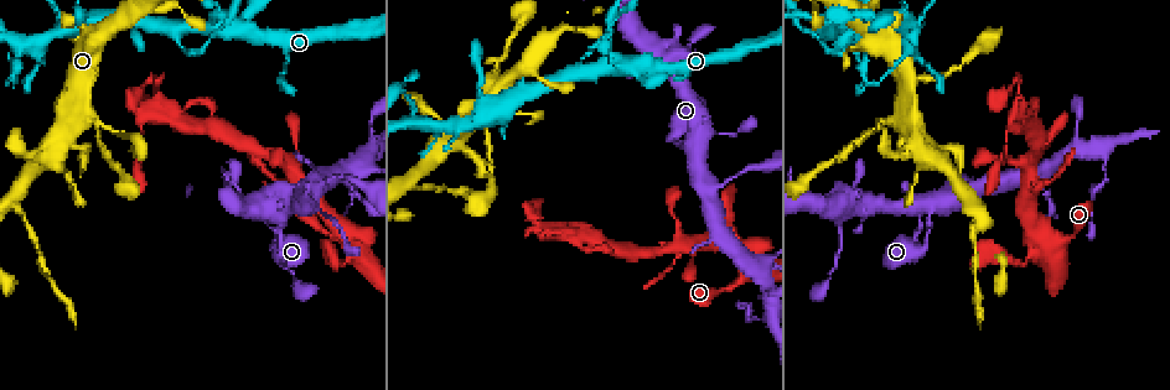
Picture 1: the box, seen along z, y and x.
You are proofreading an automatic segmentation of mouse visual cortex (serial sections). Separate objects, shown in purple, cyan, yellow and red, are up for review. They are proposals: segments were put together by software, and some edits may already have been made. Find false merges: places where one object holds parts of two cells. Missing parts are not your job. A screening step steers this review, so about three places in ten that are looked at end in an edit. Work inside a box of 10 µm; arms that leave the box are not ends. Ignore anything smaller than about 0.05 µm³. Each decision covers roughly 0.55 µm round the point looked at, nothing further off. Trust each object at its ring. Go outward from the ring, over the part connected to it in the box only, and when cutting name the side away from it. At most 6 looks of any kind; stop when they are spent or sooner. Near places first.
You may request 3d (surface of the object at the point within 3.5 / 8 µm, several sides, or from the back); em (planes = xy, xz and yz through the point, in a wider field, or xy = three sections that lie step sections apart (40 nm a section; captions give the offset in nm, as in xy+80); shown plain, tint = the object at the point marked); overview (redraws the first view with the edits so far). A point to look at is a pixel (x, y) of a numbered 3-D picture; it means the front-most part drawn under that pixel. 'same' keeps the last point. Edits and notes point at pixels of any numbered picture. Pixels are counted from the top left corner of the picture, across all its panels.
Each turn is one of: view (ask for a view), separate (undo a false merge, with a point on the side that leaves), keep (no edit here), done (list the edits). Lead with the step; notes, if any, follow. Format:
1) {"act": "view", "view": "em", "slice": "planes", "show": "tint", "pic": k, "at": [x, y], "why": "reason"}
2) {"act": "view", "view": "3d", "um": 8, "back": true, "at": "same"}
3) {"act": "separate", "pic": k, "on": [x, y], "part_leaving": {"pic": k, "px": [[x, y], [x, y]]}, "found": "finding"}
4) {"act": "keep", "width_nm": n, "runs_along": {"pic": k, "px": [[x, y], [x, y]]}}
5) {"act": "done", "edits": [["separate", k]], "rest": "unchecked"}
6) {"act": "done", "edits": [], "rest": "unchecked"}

{"act": "view", "view": "3d", "um": 3.5, "pic": 1, "at": [20, 44], "why": "arms part here"}

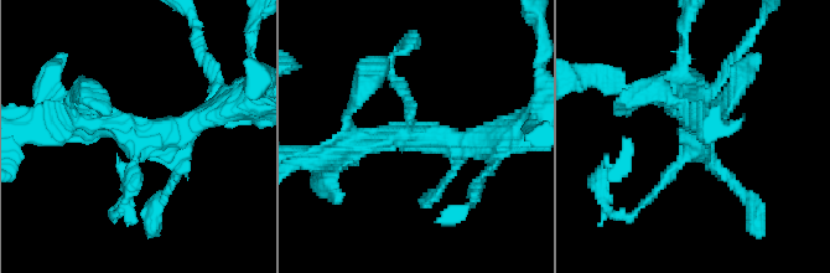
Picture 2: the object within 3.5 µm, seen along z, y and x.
{"act": "view", "view": "em", "slice": "xy", "step": 5, "show": "tint", "pic": 2, "at": [411, 139], "why": "now the EM"}

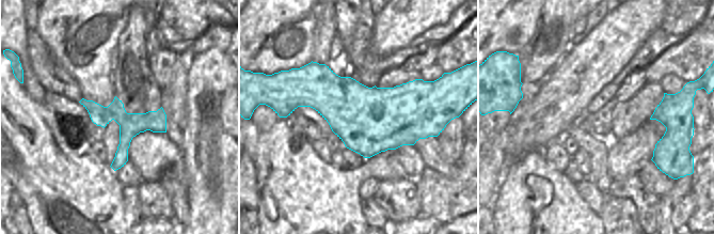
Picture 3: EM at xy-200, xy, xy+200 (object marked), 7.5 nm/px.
{"act": "view", "view": "em", "slice": "xy", "step": 1, "show": "tint", "at": "same", "why": "cut it another way"}

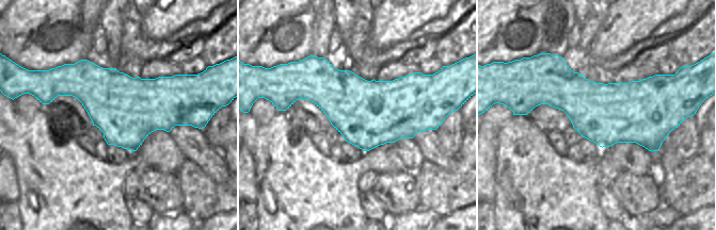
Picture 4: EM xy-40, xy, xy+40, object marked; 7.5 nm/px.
{"act": "keep", "runs_along": {"pic": 2, "px": [[491, 139], [375, 139], [357, 165]]}, "found": "continuous, no second cell"}

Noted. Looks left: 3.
{"act": "view", "view": "3d", "um": 3.5, "pic": 1, "at": [536, 224], "why": "abrupt turn"}

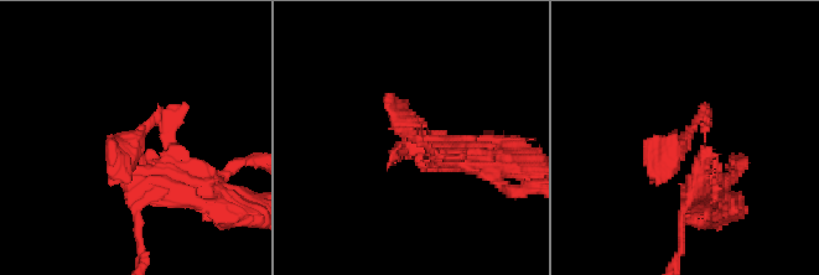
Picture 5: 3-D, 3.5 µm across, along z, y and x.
{"act": "view", "view": "em", "slice": "planes", "show": "tint", "pic": 5, "at": [128, 142]}

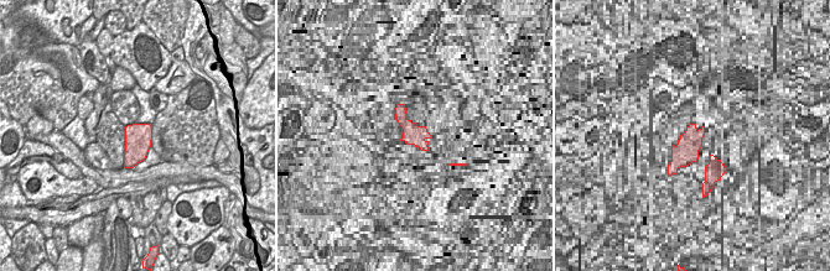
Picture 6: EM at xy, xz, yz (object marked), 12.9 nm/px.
{"act": "separate", "pic": 5, "on": [125, 138], "found": "two cells meet here"}

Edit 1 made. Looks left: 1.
{"act": "done", "edits": [["separate", 5]], "rest": "unchecked"}

